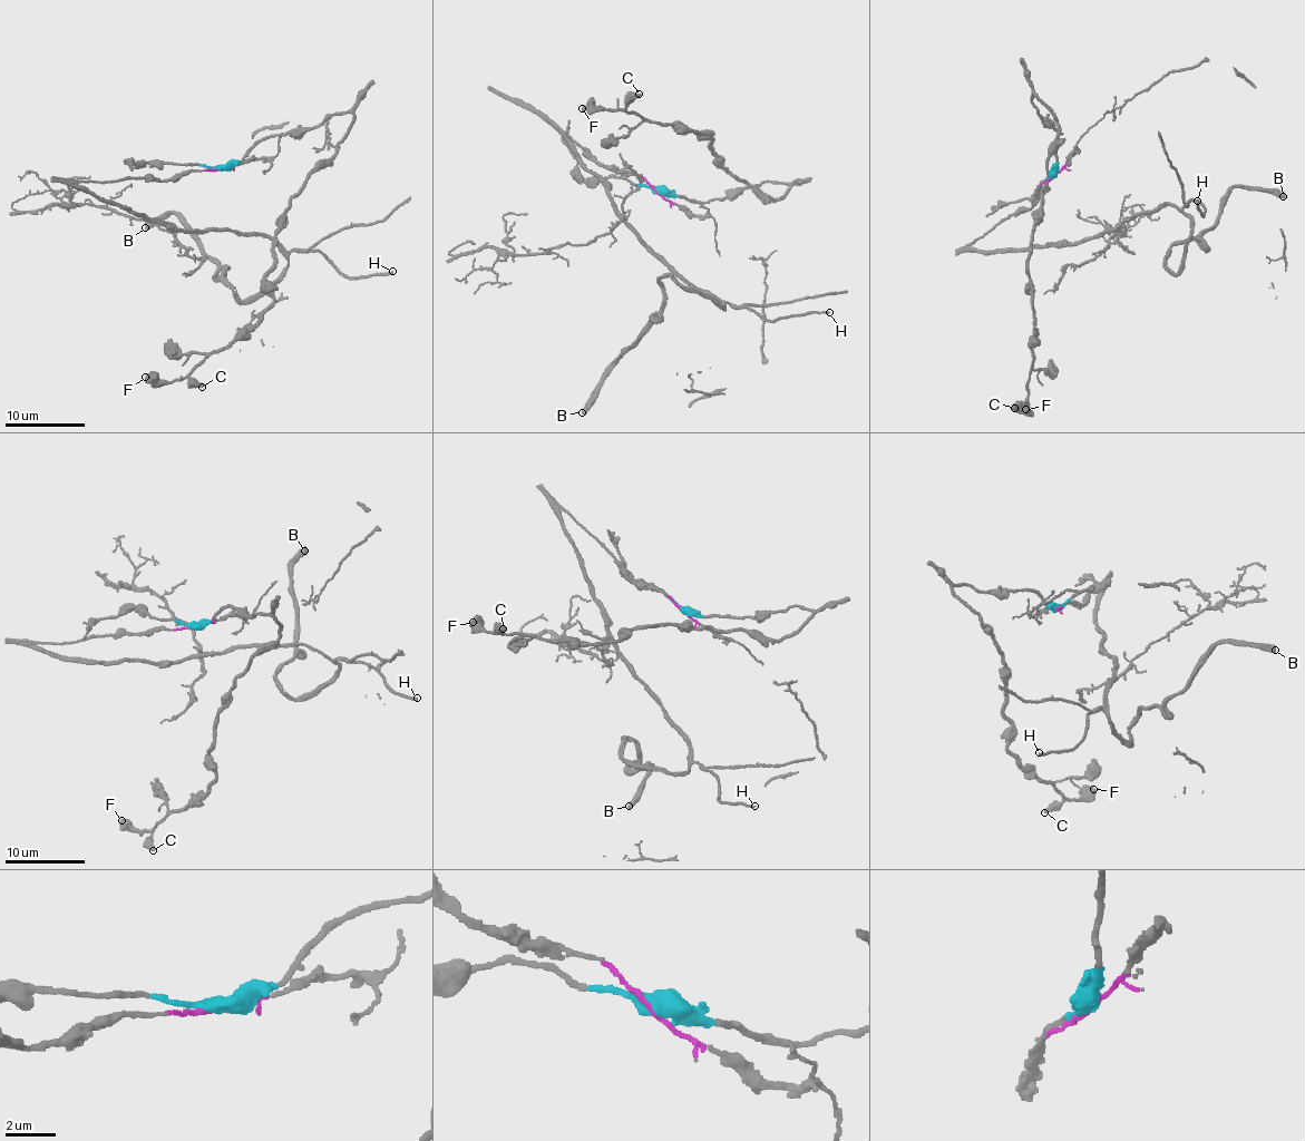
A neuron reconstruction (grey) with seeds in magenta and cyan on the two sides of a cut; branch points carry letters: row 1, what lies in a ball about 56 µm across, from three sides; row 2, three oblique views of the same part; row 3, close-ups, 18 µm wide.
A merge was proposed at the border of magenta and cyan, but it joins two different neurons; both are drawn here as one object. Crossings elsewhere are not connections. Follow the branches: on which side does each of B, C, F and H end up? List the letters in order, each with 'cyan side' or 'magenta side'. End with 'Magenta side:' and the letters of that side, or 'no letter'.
B: magenta side
C: cyan side
F: cyan side
H: magenta side
Magenta side: B, H

